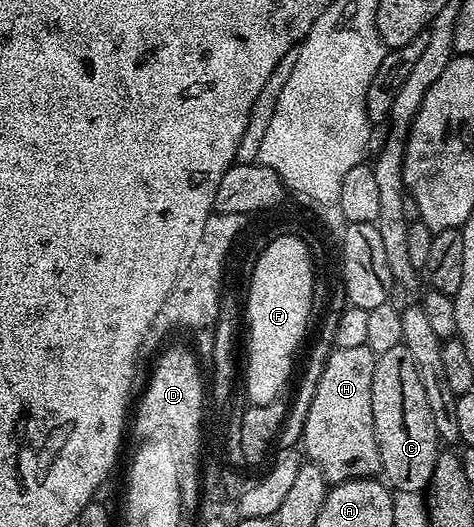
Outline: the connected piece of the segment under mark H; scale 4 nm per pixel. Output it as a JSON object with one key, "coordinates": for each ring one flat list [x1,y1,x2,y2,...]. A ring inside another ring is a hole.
{"coordinates":[[336,347,332,350,319,376,317,390,307,411,300,444,303,453,312,464,317,465,331,483,350,481,360,477,376,478,381,473,379,443,375,439,375,427,371,415,371,379,375,375,378,354,363,347]]}

